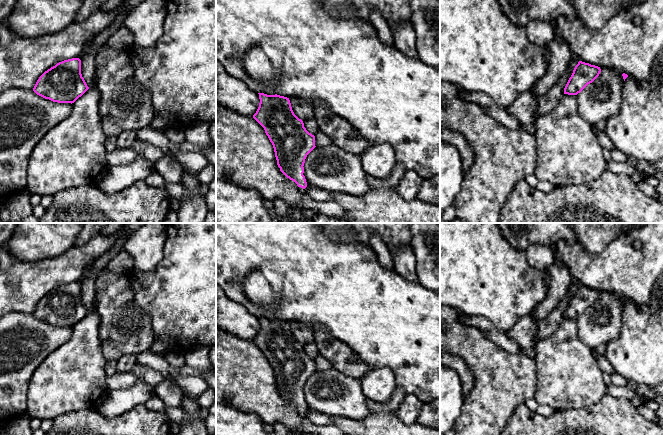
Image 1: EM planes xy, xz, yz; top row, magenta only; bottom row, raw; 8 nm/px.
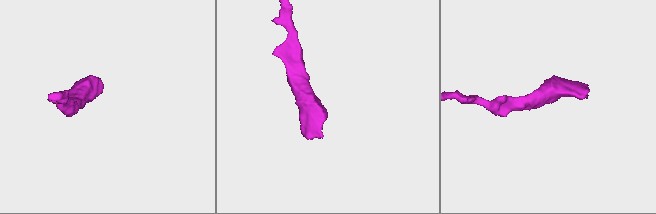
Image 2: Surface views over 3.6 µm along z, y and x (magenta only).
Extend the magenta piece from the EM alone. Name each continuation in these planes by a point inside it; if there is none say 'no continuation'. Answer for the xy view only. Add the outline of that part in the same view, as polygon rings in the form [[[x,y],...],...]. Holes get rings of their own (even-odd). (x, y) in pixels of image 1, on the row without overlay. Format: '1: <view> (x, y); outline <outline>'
no continuation

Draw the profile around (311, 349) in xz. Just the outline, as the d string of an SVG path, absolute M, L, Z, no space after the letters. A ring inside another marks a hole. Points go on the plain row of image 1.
M310 342L308 344L303 345L304 351L306 354L315 360L315 358L319 355L318 347L315 342Z

